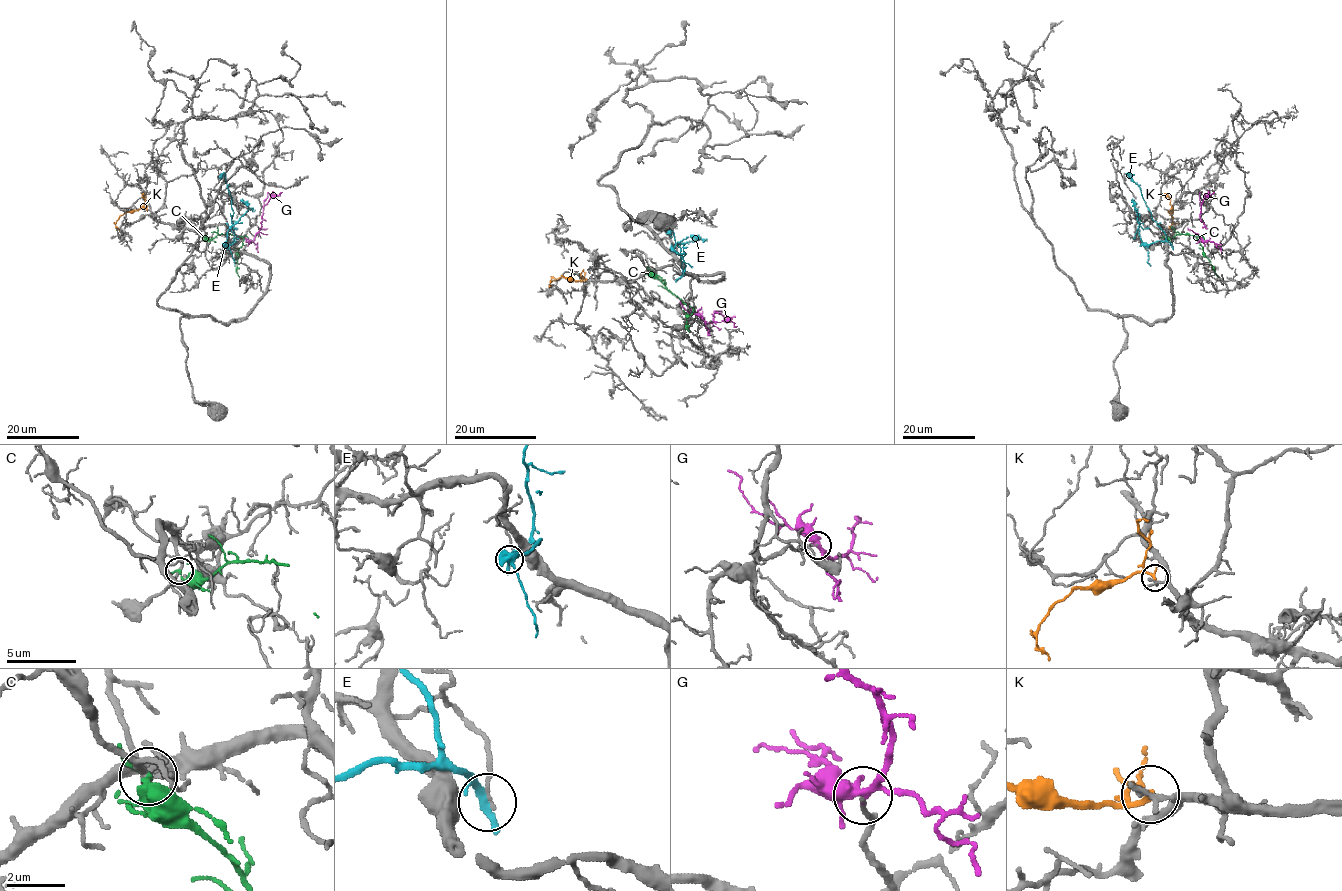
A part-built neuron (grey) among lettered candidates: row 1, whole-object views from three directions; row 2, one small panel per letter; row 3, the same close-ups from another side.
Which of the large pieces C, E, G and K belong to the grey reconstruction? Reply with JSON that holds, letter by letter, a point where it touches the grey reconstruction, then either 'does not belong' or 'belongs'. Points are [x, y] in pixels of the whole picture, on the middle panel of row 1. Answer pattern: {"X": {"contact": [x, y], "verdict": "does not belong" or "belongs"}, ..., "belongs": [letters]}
{"C": {"contact": [651, 271], "verdict": "does not belong"}, "E": {"contact": [676, 280], "verdict": "does not belong"}, "G": {"contact": [703, 319], "verdict": "belongs"}, "K": {"contact": [586, 279], "verdict": "does not belong"}, "belongs": ["G"]}

